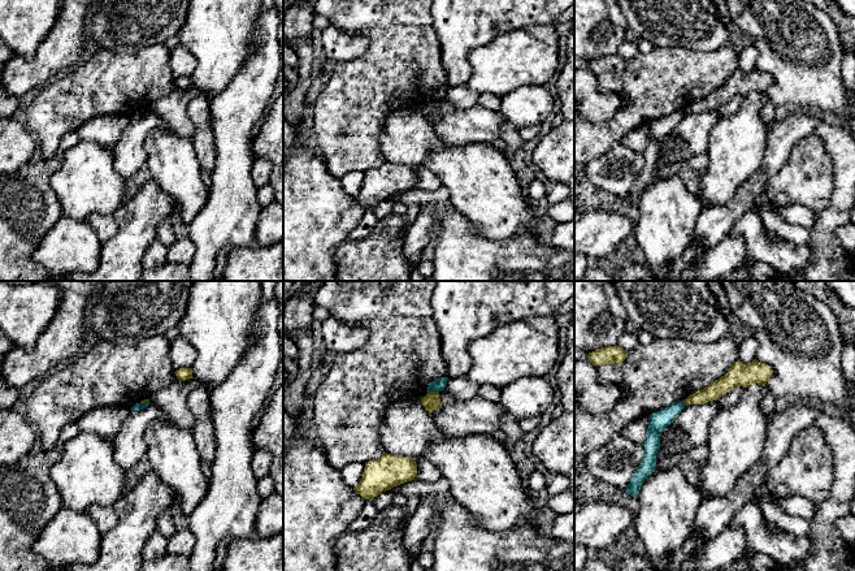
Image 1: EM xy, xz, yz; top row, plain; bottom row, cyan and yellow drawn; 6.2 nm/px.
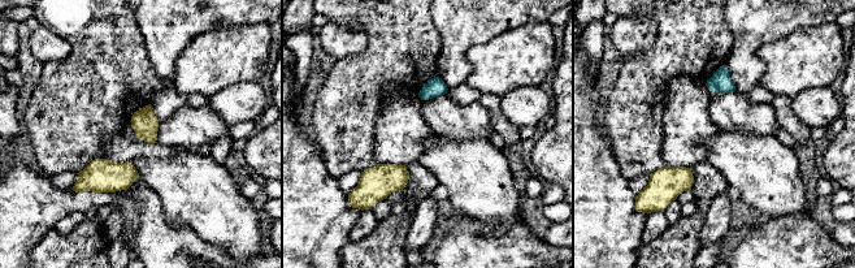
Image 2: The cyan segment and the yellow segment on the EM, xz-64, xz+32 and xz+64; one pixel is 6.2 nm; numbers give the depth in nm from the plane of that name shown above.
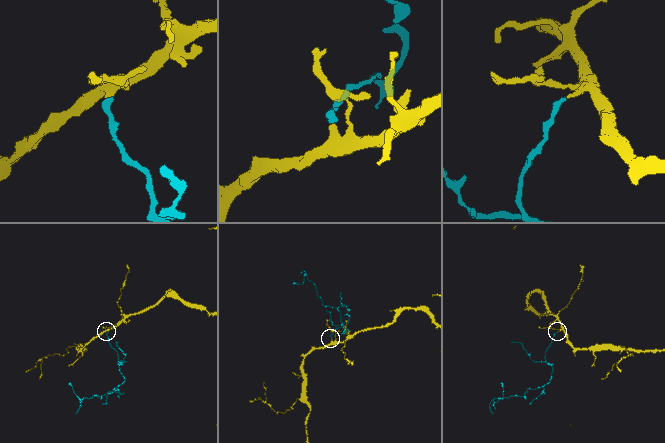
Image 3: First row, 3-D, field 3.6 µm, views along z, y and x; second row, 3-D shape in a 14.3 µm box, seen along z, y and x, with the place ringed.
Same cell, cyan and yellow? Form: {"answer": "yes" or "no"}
{"answer": "no"}

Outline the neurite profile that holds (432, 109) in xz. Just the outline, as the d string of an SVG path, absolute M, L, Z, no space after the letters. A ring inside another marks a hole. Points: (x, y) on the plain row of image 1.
M430 100L421 108L422 114L425 118L431 122L435 117L442 114L439 100Z

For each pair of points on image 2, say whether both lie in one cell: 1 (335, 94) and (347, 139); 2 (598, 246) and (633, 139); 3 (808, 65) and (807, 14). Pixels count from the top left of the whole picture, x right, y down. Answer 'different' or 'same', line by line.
1: same
2: different
3: different

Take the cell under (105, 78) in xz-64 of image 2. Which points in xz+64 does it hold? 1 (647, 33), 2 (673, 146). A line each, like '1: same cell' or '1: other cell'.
1: other cell
2: other cell

